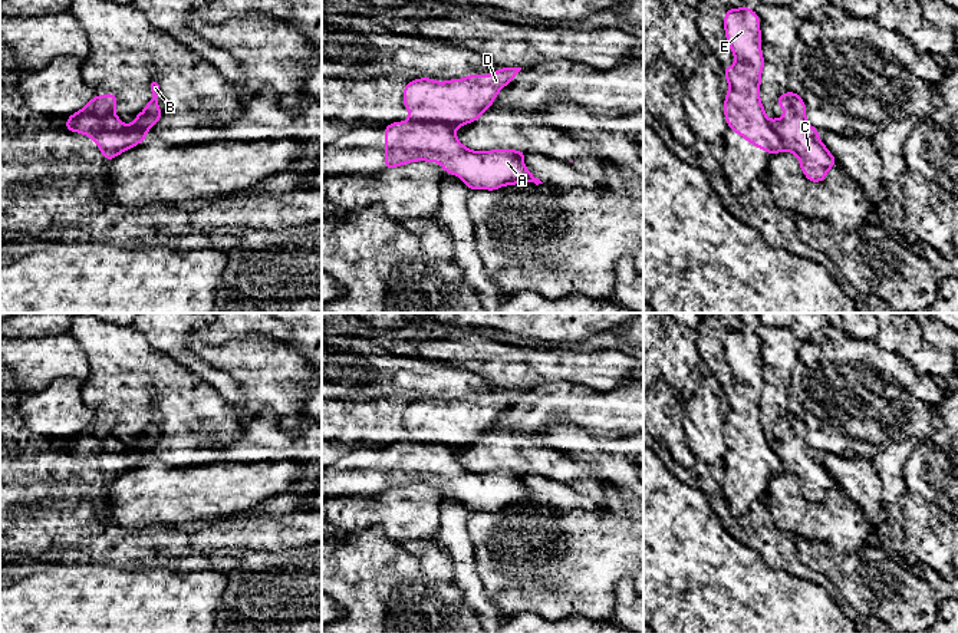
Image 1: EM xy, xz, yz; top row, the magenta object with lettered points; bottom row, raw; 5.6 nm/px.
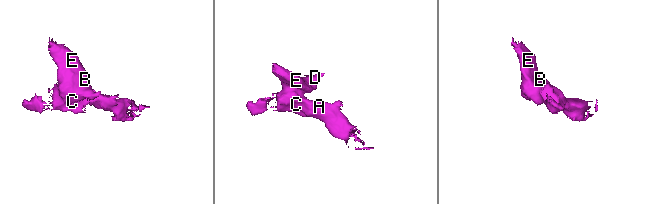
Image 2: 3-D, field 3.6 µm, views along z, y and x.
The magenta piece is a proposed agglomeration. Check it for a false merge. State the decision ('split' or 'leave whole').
split

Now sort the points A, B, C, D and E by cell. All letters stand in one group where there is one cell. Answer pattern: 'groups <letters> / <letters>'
groups A C / B D E

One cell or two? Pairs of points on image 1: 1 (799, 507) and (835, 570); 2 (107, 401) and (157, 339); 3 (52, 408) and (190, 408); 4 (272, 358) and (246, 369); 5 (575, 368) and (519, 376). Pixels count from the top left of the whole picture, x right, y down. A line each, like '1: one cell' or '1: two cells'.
1: two cells
2: two cells
3: two cells
4: one cell
5: one cell

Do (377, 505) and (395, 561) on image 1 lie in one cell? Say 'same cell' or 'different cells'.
different cells

